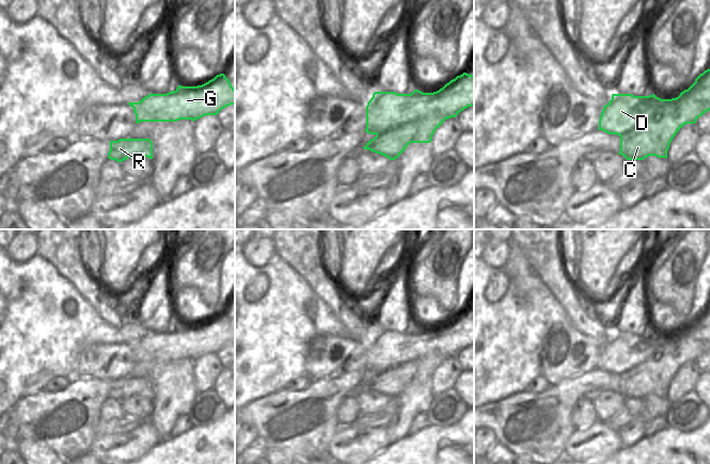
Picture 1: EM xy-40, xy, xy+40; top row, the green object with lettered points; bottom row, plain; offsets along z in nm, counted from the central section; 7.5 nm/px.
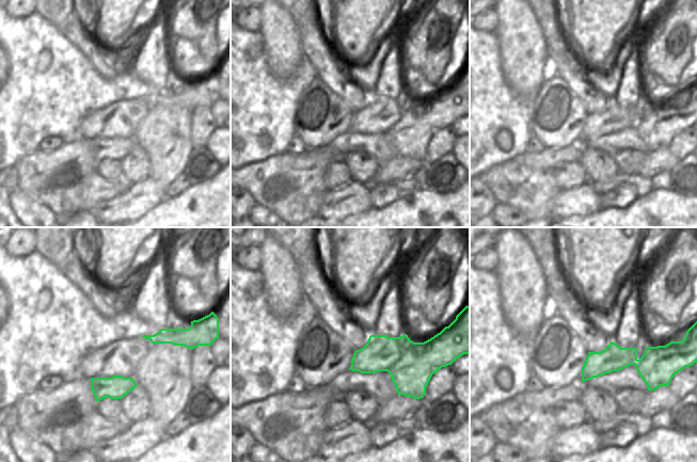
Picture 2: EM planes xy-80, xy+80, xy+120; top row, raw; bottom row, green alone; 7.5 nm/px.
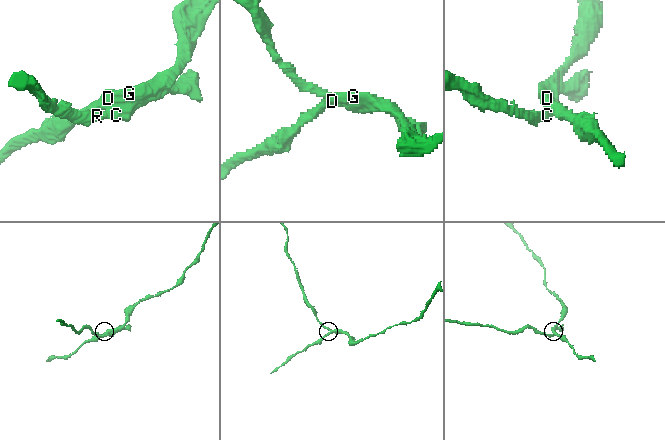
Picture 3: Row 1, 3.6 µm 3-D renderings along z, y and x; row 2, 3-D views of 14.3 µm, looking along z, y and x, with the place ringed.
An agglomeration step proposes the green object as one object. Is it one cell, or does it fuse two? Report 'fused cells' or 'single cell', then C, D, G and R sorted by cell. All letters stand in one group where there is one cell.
fused cells; groups C R / D G

